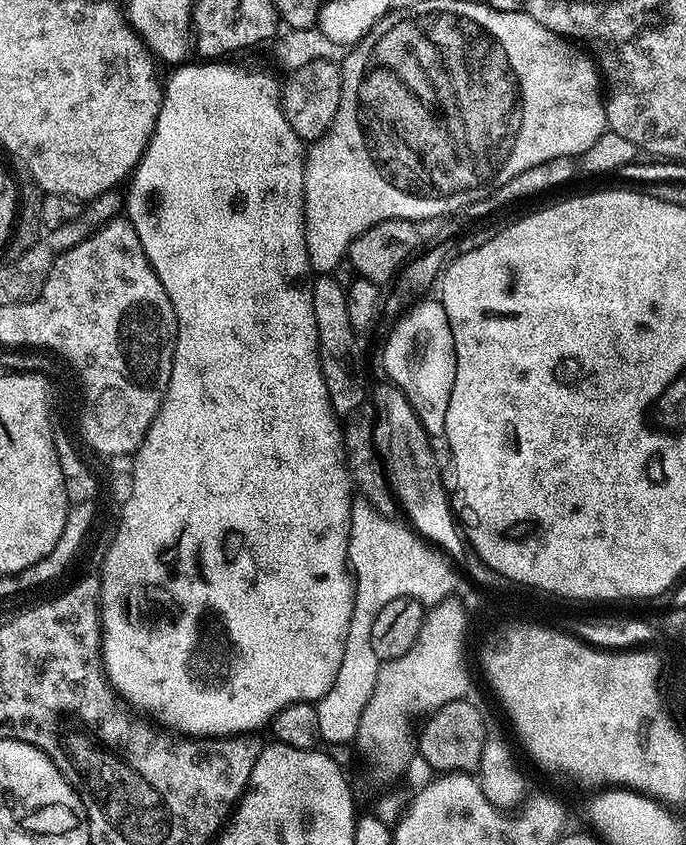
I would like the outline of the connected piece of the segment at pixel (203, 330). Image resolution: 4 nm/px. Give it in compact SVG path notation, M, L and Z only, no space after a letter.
M188 62L177 67L173 71L176 73L163 85L164 101L158 114L156 132L152 135L152 140L149 142L147 150L144 151L144 157L140 159L135 172L130 177L130 183L127 185L129 188L128 196L126 192L126 219L134 226L134 230L138 234L138 242L142 242L142 250L146 250L146 258L152 263L152 269L158 274L158 282L162 282L162 286L174 306L176 353L172 359L172 373L164 401L151 426L149 426L152 436L148 436L148 444L144 444L144 452L140 452L137 460L131 461L136 492L132 492L132 501L126 502L119 511L118 523L115 525L111 544L100 567L98 611L100 614L102 667L107 683L114 689L115 695L121 701L129 700L136 708L145 708L161 724L159 727L169 733L179 734L184 738L223 738L255 733L260 730L256 728L262 727L263 724L264 727L271 725L275 717L284 709L294 704L318 701L332 688L334 678L338 674L338 666L342 666L342 650L346 642L346 630L350 630L350 614L354 610L354 598L356 597L356 585L348 566L348 535L352 525L354 485L352 477L348 475L348 461L344 459L342 424L337 413L332 410L332 400L328 397L328 387L320 369L320 343L314 322L314 298L312 297L314 273L312 264L308 260L306 238L304 237L305 141L300 140L298 134L294 134L290 122L286 122L284 112L280 109L278 84L275 84L270 77L240 70L232 64L224 64L228 62L192 63Z

